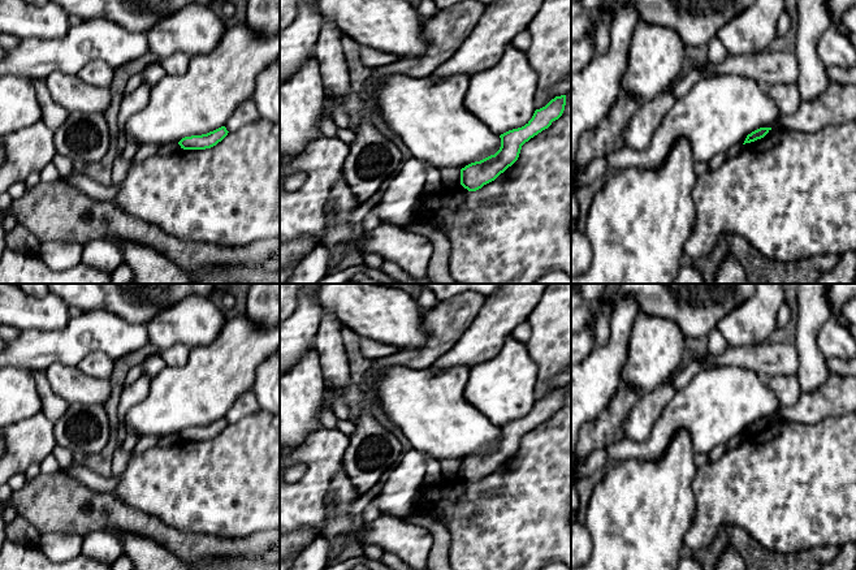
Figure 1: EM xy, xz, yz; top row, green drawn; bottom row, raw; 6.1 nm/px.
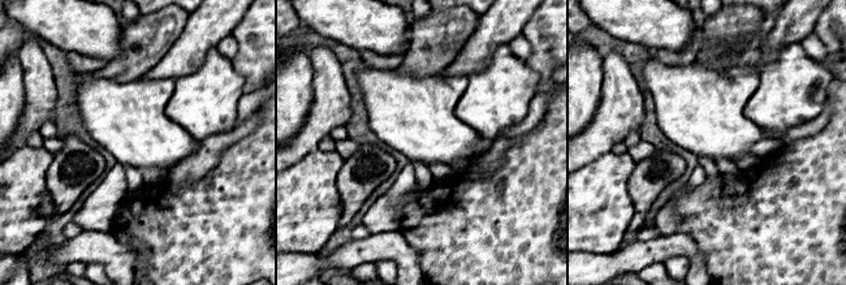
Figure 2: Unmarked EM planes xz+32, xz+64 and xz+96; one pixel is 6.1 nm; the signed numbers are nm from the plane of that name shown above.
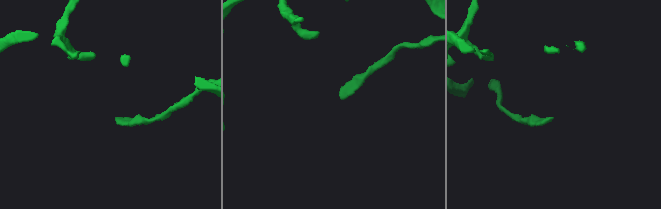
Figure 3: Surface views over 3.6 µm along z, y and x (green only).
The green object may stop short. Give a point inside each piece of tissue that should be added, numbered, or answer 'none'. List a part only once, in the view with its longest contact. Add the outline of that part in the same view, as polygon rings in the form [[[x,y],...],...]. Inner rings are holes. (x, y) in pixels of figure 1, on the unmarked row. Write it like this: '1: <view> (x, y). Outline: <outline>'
none

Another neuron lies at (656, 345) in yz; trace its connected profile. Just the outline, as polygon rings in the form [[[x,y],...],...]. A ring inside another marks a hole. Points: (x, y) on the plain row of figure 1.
[[[637,312],[622,368],[622,384],[640,394],[665,384],[679,368],[684,334],[673,320]]]

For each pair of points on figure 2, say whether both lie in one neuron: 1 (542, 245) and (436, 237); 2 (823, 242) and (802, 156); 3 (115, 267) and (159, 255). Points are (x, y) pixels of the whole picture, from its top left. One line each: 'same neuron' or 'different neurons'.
1: same neuron
2: same neuron
3: different neurons

